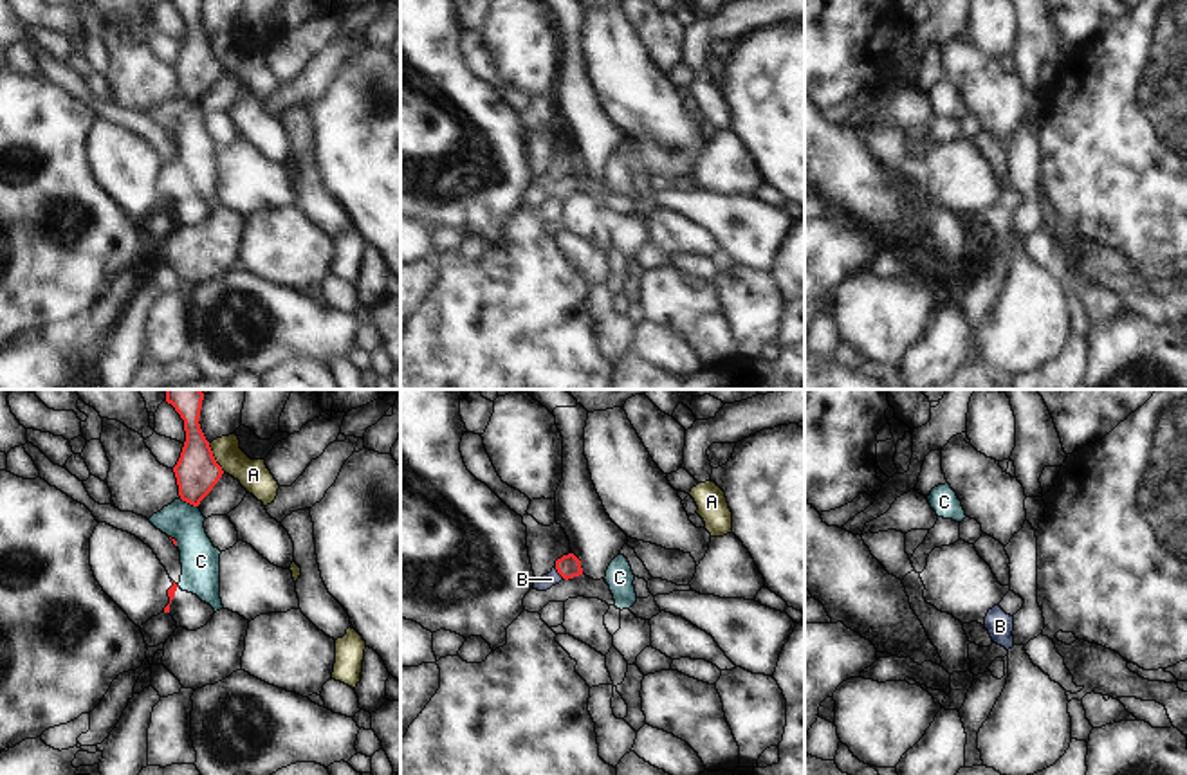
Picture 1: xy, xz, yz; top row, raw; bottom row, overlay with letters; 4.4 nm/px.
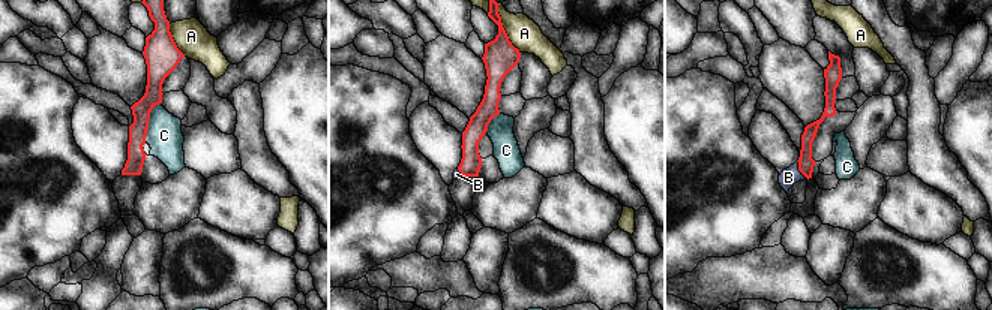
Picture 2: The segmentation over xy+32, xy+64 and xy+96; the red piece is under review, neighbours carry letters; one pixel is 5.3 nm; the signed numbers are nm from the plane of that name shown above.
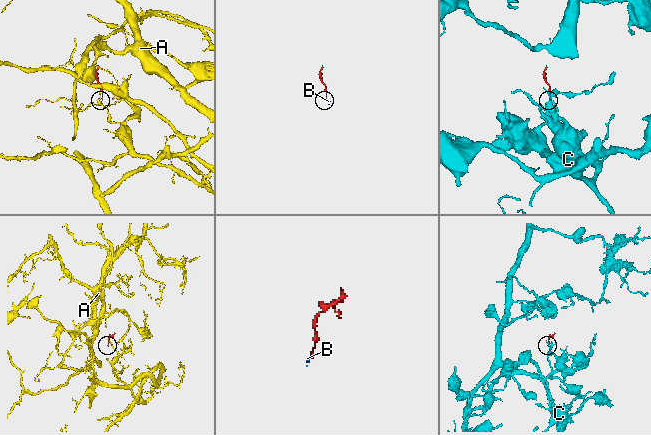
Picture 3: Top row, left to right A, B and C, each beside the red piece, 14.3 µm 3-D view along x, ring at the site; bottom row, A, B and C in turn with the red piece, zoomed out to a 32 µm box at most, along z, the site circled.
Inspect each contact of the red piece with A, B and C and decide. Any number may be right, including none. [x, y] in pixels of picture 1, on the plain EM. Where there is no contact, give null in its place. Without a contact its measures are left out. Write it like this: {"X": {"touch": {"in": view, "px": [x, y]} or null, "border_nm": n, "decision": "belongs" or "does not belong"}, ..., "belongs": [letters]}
{"A": {"touch": {"in": "xy", "px": [213, 54]}, "border_nm": 150, "decision": "does not belong"}, "B": {"touch": {"in": "xz", "px": [560, 170]}, "border_nm": 80, "decision": "belongs"}, "C": {"touch": {"in": "xy", "px": [188, 98]}, "border_nm": 100, "decision": "does not belong"}, "belongs": ["B"]}

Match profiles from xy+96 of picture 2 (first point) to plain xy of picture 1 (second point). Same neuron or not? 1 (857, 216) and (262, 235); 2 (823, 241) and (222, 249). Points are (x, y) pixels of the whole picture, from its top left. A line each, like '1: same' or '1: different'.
1: different
2: different

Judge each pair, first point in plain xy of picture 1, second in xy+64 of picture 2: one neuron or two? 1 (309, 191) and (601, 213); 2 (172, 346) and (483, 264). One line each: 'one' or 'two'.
1: two
2: one

